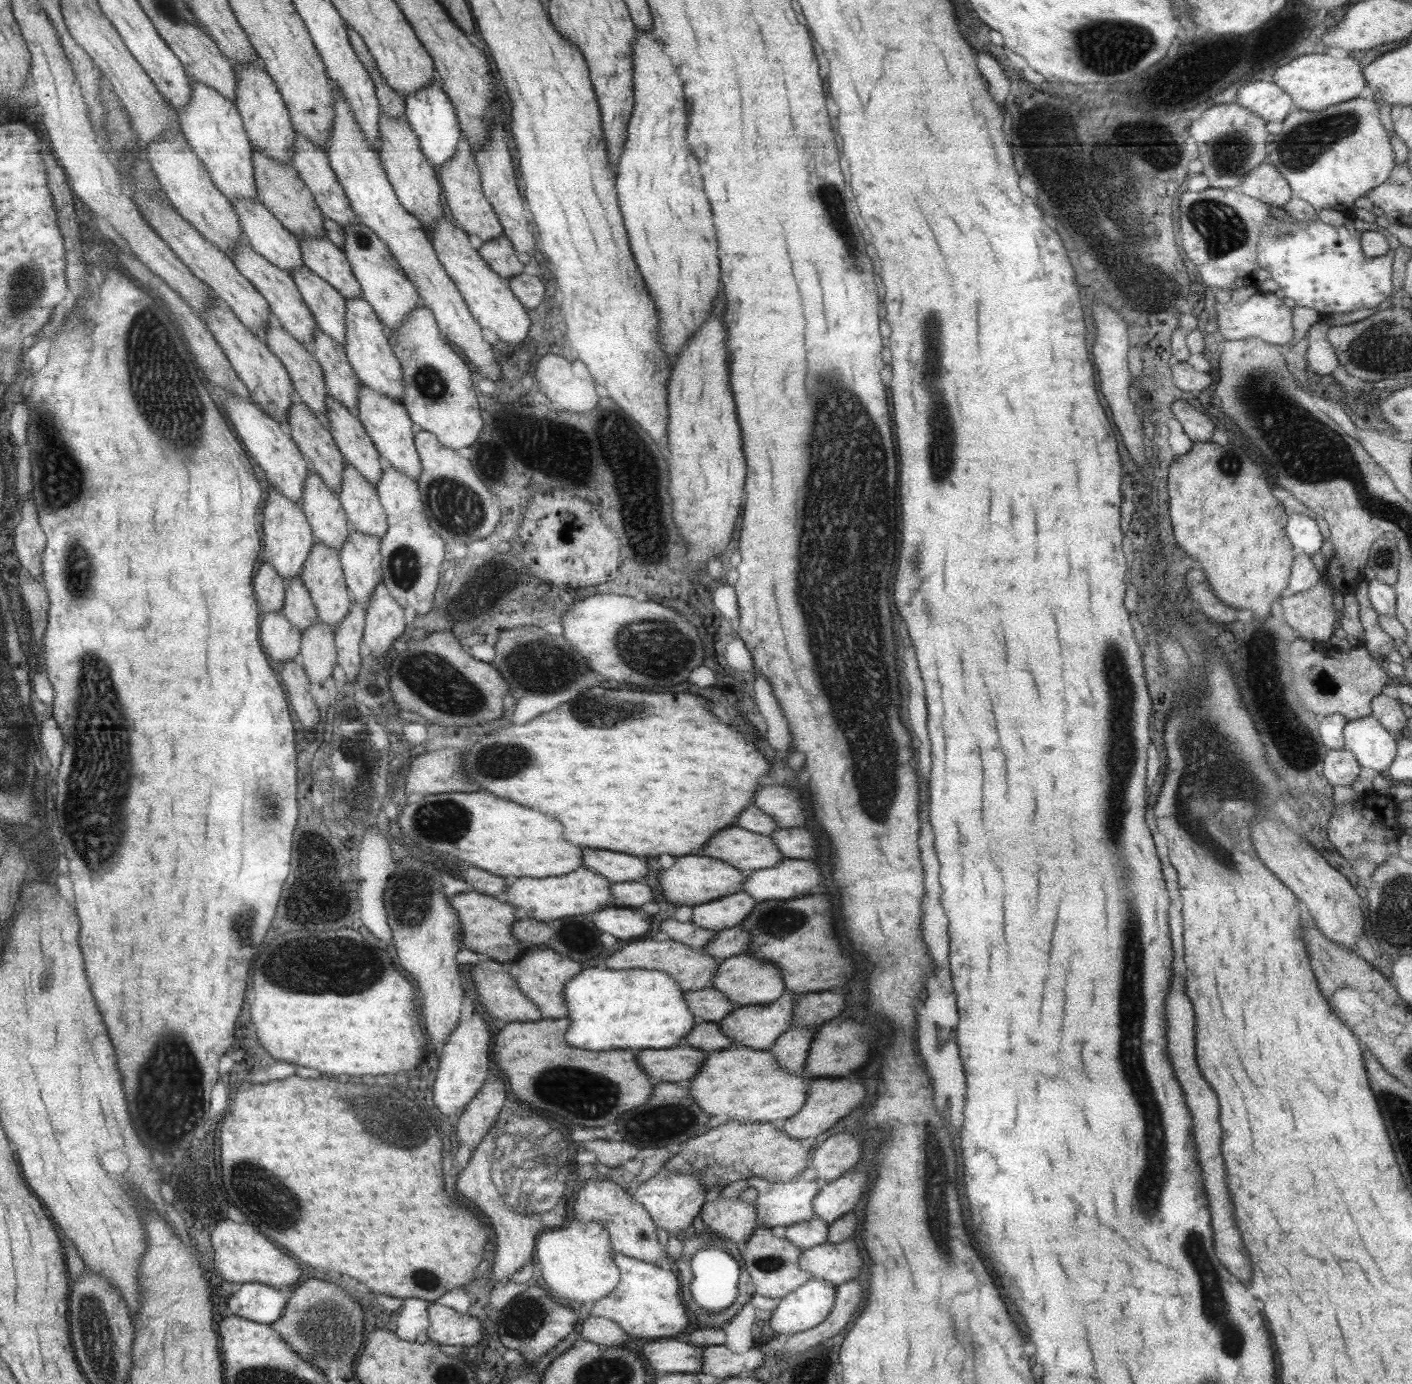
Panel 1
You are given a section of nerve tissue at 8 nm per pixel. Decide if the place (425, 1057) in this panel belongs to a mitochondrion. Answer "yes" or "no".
no

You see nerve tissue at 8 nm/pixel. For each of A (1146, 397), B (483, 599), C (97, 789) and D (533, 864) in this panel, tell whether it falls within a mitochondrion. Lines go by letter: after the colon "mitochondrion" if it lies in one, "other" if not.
A: other
B: other
C: mitochondrion
D: other

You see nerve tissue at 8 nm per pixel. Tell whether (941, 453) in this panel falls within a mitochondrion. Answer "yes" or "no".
yes

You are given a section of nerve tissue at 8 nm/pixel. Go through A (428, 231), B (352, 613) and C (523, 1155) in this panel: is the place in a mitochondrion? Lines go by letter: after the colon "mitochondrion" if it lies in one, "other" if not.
A: other
B: other
C: mitochondrion

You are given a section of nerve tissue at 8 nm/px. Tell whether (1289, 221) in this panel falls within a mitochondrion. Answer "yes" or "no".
no

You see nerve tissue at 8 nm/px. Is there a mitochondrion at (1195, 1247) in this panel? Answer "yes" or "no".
yes

